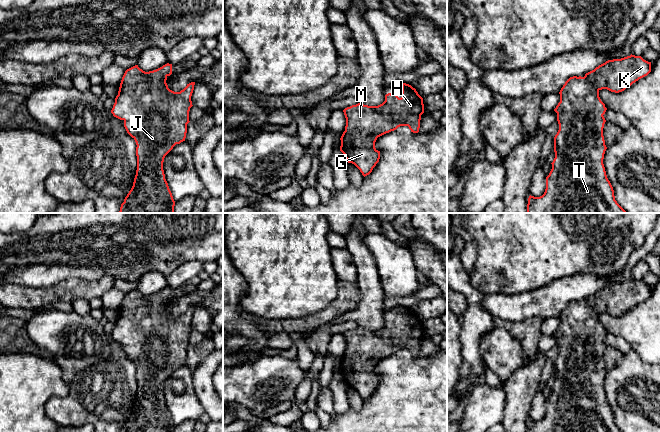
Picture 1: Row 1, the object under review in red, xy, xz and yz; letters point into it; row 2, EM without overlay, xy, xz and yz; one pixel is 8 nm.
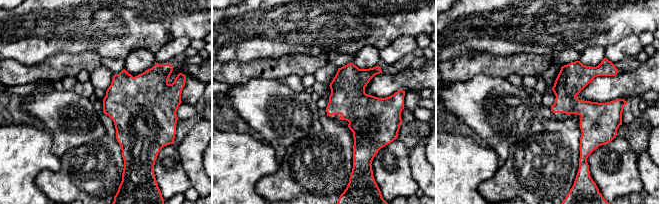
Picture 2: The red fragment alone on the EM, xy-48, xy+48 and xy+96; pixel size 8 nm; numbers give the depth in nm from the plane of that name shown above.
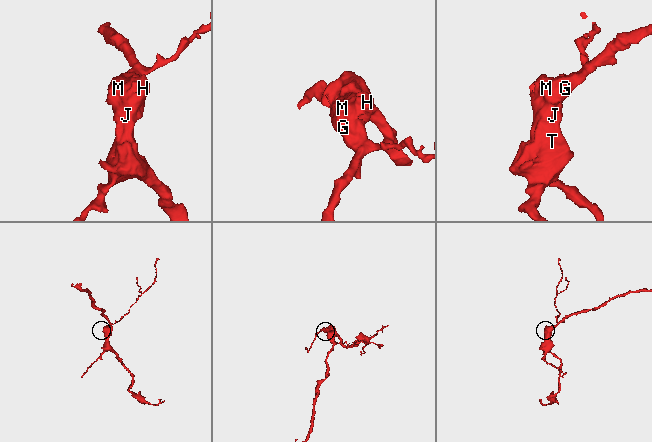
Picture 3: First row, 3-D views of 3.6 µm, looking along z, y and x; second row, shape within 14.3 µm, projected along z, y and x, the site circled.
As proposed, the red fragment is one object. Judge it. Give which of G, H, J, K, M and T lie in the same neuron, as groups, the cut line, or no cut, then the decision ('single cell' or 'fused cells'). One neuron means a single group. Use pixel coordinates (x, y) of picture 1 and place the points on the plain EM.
groups G H J K M T; cut none; single cell

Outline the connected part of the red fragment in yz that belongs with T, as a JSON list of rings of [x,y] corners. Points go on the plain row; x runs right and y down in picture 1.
[[[630,279],[621,283],[608,284],[584,301],[570,301],[561,312],[560,326],[554,333],[557,337],[559,354],[554,361],[554,376],[552,393],[546,401],[546,413],[542,420],[529,420],[527,432],[622,432],[615,424],[614,414],[607,402],[603,388],[604,378],[607,373],[603,360],[603,352],[606,346],[604,338],[607,334],[599,321],[599,315],[607,313],[619,317],[639,303],[651,296],[651,286],[641,280]]]

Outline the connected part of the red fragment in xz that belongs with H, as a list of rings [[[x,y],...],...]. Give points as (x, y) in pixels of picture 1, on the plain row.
[[[402,307],[402,321],[388,317],[385,325],[378,330],[368,330],[361,327],[343,334],[346,342],[345,355],[340,364],[340,375],[348,387],[354,388],[365,401],[369,399],[380,383],[380,375],[375,372],[378,361],[396,354],[400,350],[408,350],[411,356],[418,357],[421,339],[424,337],[423,322],[411,309]]]

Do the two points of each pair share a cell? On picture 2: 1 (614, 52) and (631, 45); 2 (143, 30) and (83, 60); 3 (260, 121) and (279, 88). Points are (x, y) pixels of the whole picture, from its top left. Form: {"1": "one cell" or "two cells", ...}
{"1": "one cell", "2": "two cells", "3": "one cell"}

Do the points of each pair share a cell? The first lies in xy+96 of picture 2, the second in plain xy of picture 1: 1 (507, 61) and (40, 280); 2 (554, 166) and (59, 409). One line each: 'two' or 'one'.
1: two
2: one

